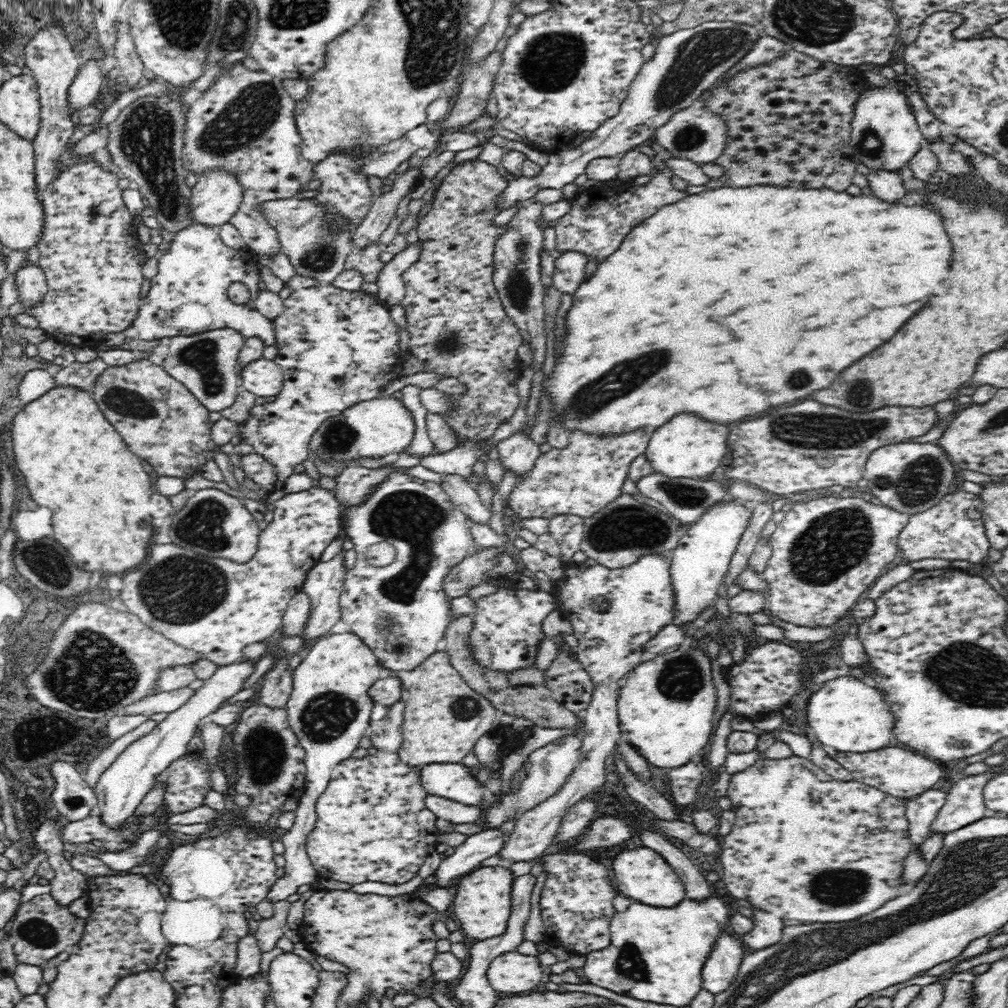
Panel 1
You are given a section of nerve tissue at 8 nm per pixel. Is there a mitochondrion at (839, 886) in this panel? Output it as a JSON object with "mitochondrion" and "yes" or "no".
{"mitochondrion":"yes"}

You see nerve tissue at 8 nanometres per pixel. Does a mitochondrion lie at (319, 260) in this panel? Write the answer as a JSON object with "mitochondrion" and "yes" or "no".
{"mitochondrion":"yes"}

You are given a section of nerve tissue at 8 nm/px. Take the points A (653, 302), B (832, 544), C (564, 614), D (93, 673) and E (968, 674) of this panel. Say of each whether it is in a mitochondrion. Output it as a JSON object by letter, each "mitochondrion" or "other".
{"A":"other","B":"mitochondrion","C":"other","D":"mitochondrion","E":"mitochondrion"}

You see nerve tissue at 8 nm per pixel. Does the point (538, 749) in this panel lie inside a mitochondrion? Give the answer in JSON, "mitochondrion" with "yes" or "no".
{"mitochondrion":"no"}

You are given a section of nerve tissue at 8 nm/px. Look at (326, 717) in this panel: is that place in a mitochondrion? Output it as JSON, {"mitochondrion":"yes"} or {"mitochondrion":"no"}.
{"mitochondrion":"yes"}

